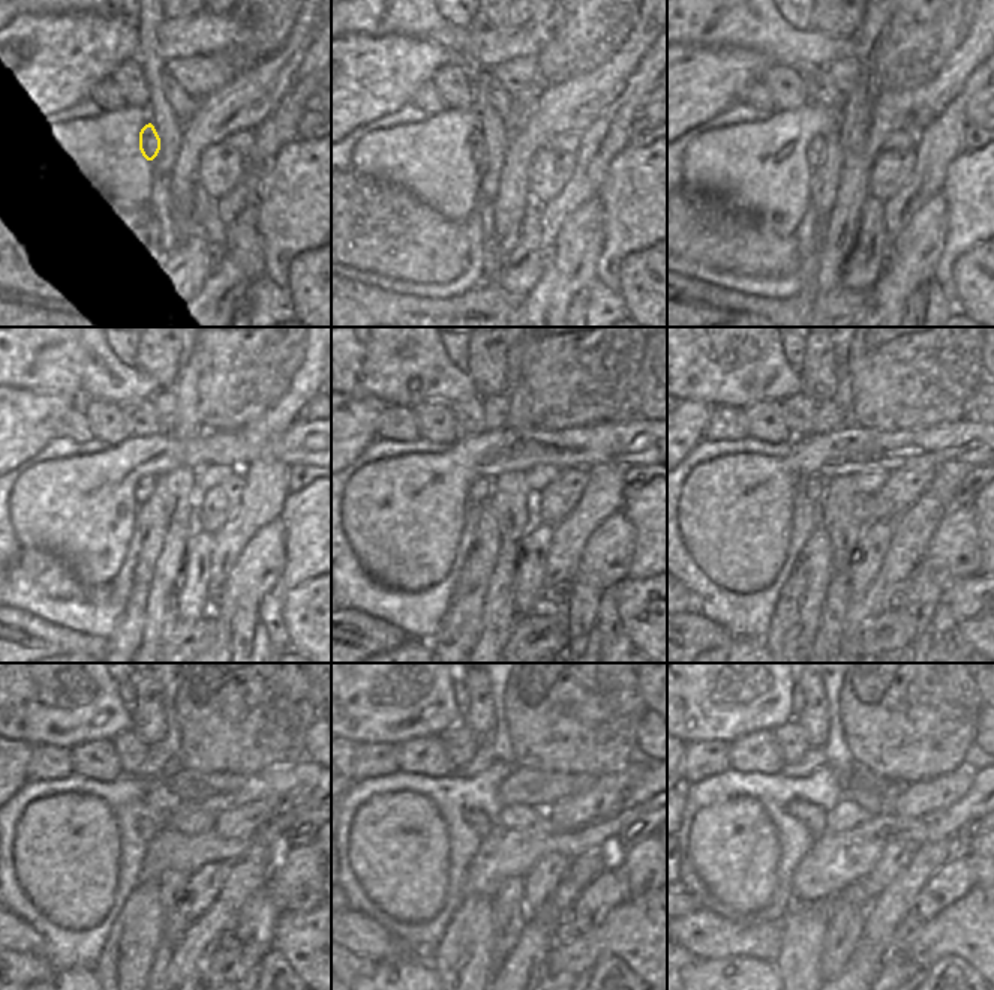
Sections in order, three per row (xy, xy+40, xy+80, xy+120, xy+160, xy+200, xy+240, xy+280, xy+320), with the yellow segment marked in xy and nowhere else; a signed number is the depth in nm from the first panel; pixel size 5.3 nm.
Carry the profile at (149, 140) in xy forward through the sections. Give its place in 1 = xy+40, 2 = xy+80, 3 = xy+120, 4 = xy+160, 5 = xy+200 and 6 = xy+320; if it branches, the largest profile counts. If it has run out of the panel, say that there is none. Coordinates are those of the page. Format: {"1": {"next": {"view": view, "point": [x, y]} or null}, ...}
{"1": {"next": {"view": "xy+40", "point": [477, 143]}}, "2": {"next": {"view": "xy+80", "point": [816, 152]}}, "3": {"next": {"view": "xy+120", "point": [144, 489]}}, "4": {"next": {"view": "xy+160", "point": [482, 489]}}, "5": {"next": {"view": "xy+200", "point": [816, 489]}}, "6": {"next": {"view": "xy+320", "point": [811, 816]}}}

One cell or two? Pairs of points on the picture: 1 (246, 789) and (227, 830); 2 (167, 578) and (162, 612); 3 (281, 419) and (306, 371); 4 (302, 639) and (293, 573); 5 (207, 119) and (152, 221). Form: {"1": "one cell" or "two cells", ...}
{"1": "two cells", "2": "one cell", "3": "one cell", "4": "two cells", "5": "two cells"}

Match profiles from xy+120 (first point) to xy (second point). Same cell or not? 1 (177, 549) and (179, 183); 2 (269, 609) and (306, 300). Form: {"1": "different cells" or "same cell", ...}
{"1": "same cell", "2": "different cells"}

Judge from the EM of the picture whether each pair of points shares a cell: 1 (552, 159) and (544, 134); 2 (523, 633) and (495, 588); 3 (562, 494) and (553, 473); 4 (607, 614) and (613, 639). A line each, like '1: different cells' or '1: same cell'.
1: different cells
2: different cells
3: different cells
4: same cell

